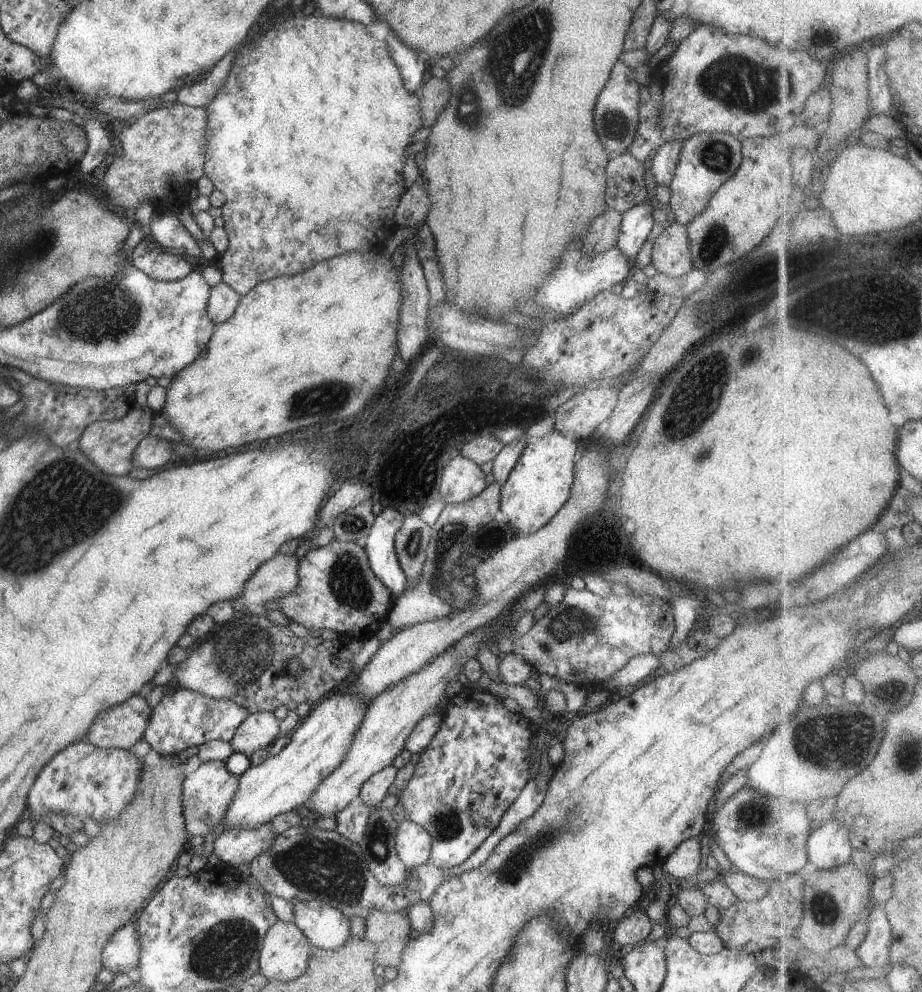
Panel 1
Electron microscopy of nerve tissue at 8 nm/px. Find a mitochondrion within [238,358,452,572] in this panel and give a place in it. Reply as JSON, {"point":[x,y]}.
{"point":[332,395]}

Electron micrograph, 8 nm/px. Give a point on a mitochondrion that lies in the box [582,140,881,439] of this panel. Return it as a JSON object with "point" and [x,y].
{"point":[715,239]}

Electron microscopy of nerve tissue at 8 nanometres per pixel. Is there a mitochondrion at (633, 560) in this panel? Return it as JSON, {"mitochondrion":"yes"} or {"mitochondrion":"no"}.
{"mitochondrion":"no"}

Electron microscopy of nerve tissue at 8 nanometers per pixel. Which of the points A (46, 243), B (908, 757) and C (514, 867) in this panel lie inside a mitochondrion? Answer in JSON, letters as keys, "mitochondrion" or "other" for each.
{"A":"mitochondrion","B":"mitochondrion","C":"mitochondrion"}

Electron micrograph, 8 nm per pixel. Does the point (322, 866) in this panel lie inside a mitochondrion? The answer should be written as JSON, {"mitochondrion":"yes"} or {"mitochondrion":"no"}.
{"mitochondrion":"yes"}

